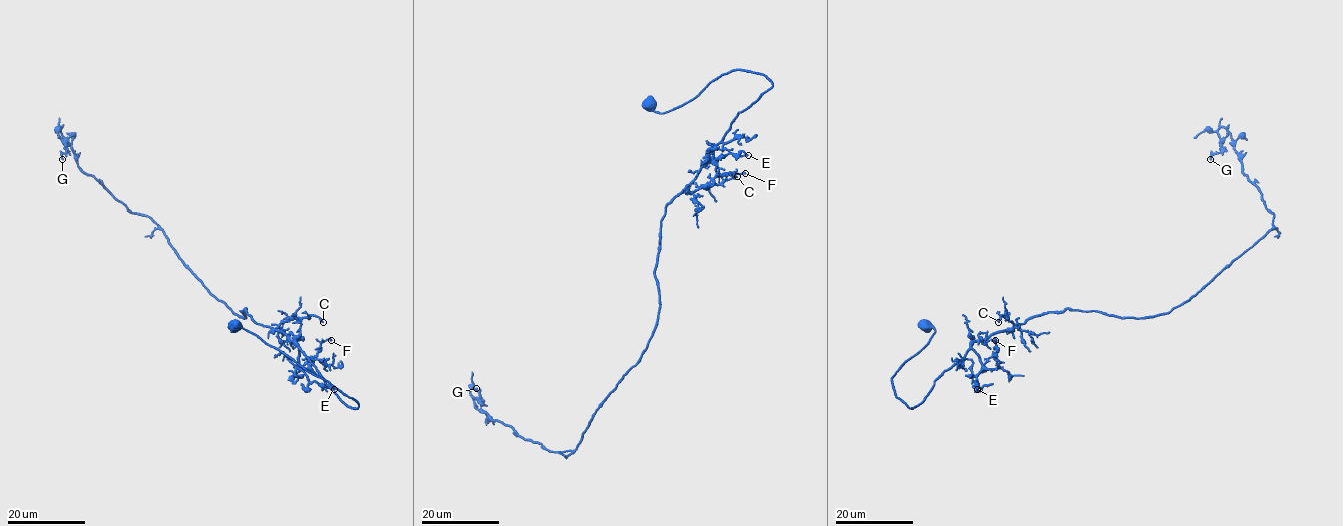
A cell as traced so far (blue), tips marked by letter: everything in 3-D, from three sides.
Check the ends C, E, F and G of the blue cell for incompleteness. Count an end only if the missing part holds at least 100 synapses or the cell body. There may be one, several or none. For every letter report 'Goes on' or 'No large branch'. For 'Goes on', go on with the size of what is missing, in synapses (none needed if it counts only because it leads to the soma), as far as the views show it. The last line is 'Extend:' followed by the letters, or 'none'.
C: No large branch
E: No large branch
F: No large branch
G: No large branch
Extend: none

